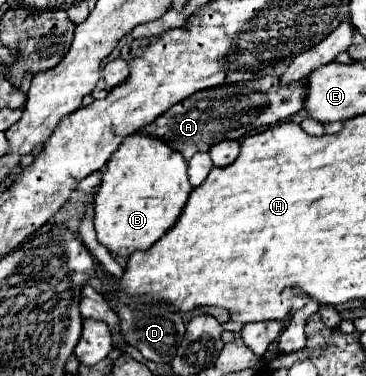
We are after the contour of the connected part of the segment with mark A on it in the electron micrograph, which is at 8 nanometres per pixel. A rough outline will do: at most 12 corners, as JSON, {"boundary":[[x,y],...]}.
{"boundary":[[279,77],[197,91],[141,133],[191,159],[305,99]]}

